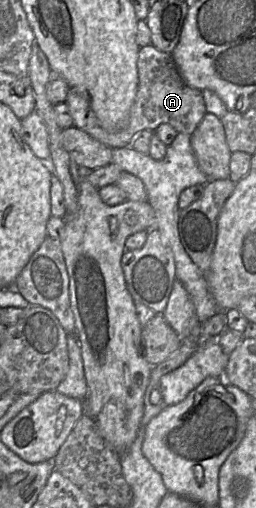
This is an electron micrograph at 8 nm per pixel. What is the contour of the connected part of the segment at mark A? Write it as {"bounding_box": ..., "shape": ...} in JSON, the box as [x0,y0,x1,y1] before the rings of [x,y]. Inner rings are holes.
{"bounding_box":[65,44,207,148],"shape":[[[152,44],[140,47],[137,66],[138,90],[124,129],[118,132],[105,130],[88,101],[70,88],[65,103],[73,118],[73,126],[85,131],[110,148],[130,146],[136,133],[145,129],[154,131],[162,123],[171,125],[178,133],[191,135],[207,113],[202,91],[187,85],[172,55],[158,50]]]}

